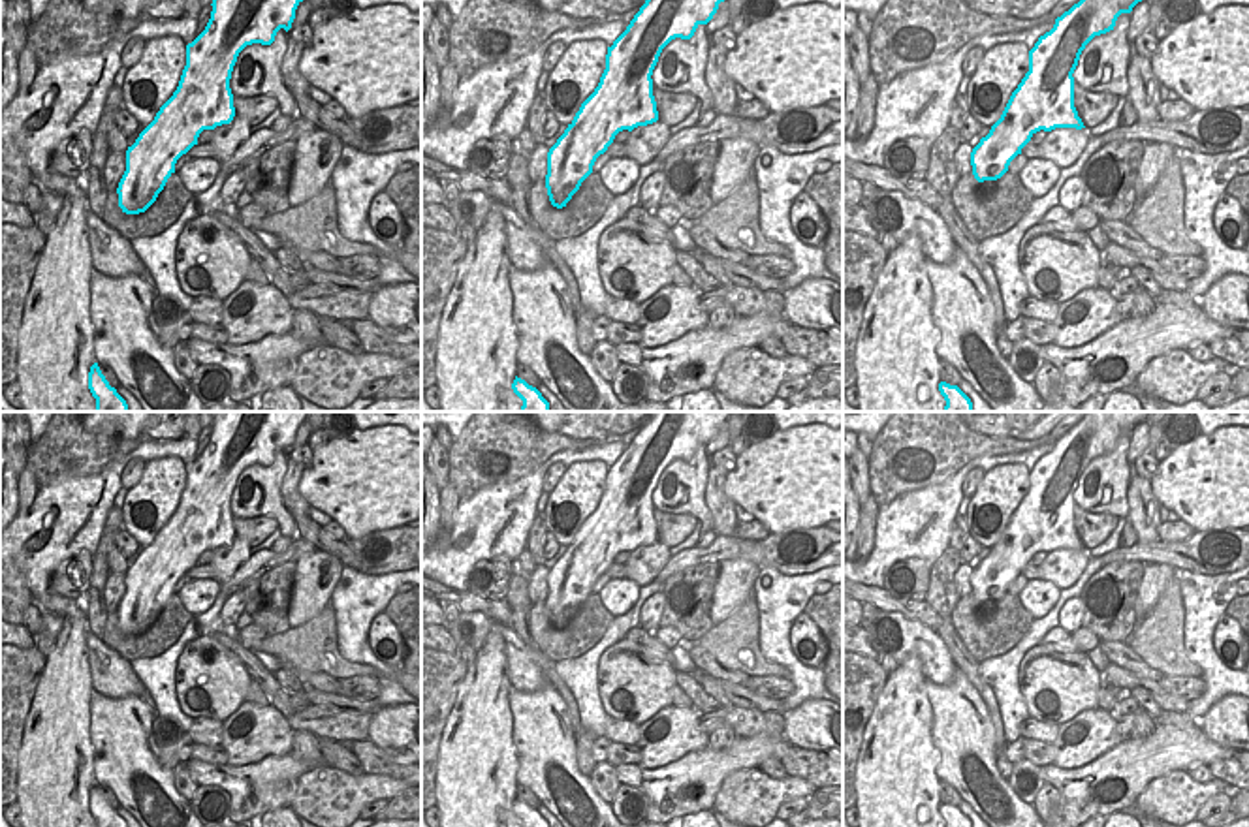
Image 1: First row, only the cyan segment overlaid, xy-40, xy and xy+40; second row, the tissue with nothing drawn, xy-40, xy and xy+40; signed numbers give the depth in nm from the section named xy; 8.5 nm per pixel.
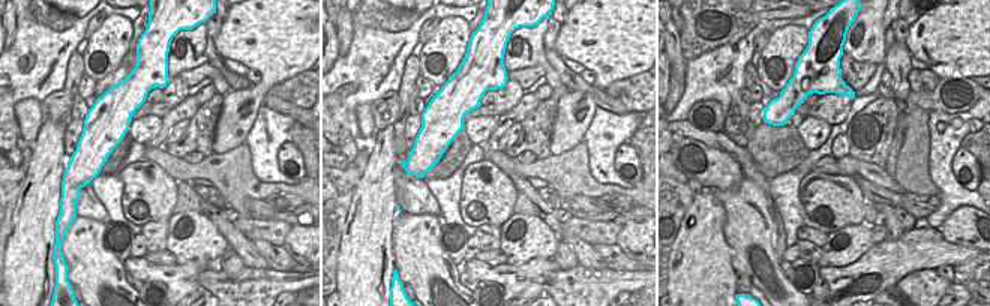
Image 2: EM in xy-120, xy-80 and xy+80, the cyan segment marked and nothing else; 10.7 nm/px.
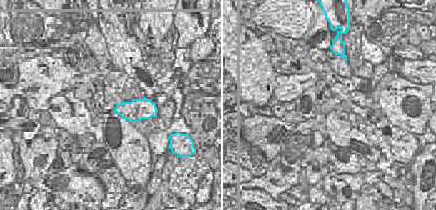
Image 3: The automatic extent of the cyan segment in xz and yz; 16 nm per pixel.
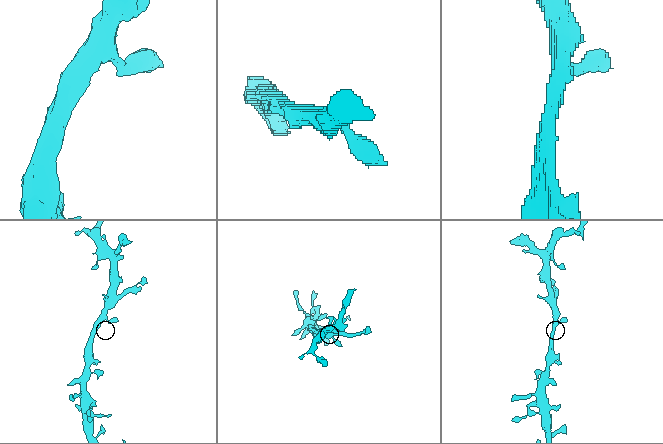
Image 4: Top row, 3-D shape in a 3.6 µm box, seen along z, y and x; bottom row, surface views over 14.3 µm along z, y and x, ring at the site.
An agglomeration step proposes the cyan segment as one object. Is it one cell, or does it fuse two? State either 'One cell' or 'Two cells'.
One cell.

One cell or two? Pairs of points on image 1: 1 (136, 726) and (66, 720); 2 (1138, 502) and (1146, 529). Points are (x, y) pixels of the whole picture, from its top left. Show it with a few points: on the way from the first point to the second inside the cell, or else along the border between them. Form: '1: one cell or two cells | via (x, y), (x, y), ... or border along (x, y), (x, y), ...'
1: two cells | border along (91, 688), (91, 747), (94, 765)
2: one cell | via (1142, 508), (1146, 523)

